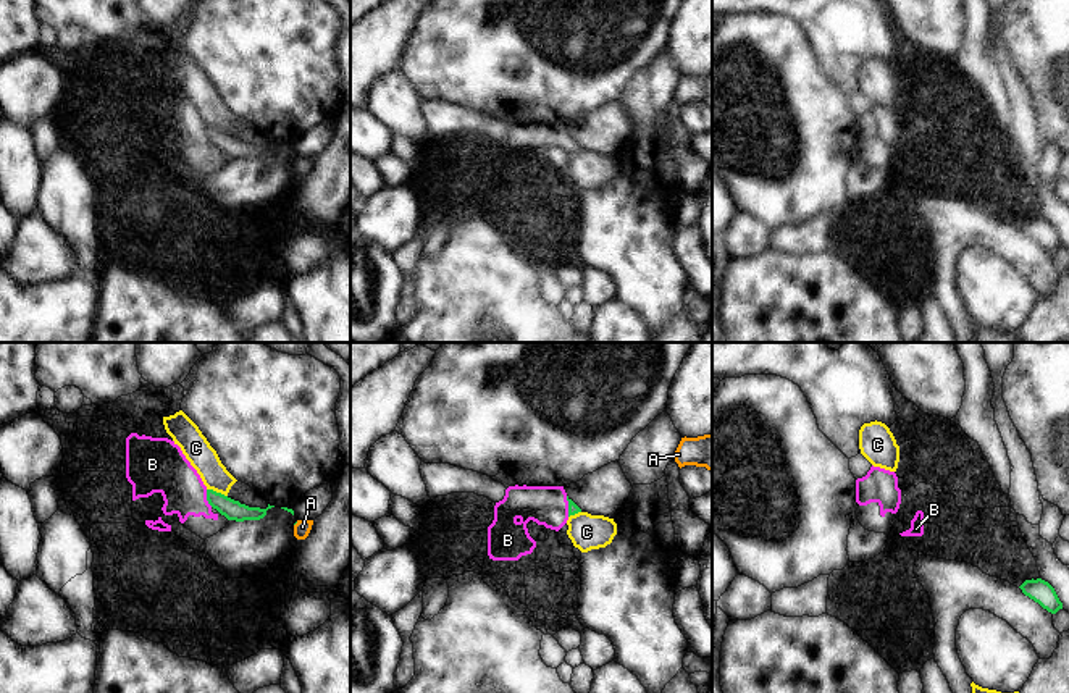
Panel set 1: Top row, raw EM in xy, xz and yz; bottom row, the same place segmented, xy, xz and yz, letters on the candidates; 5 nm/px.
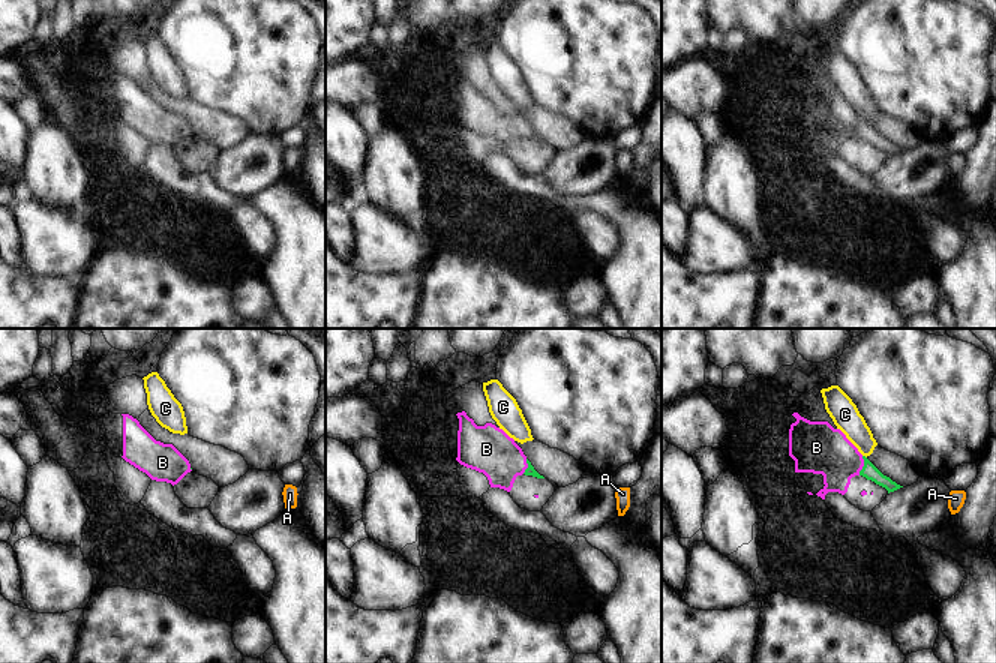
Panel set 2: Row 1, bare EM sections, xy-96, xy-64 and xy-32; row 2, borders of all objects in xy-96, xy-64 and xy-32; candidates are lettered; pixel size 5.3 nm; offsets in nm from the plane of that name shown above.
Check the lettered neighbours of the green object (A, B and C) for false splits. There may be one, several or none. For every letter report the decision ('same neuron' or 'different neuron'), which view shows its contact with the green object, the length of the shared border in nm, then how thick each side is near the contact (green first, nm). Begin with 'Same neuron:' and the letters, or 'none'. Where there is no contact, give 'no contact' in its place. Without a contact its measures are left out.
Same neuron: B
A: different neuron; no contact
B: same neuron; contact in xy; length 90 nm; calibres 100 and 240 nm
C: different neuron; contact in xy; length 110 nm; calibres 100 and 140 nm

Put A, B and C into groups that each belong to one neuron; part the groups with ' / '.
A / B / C

